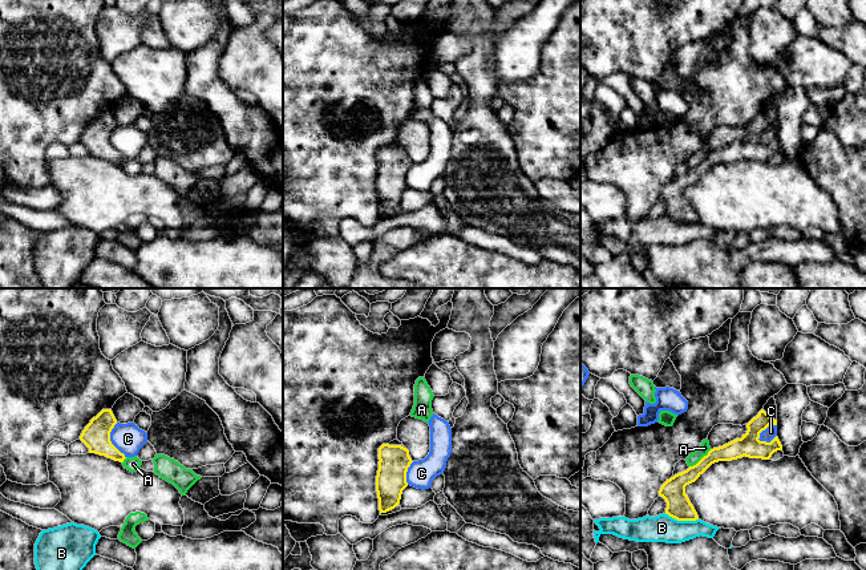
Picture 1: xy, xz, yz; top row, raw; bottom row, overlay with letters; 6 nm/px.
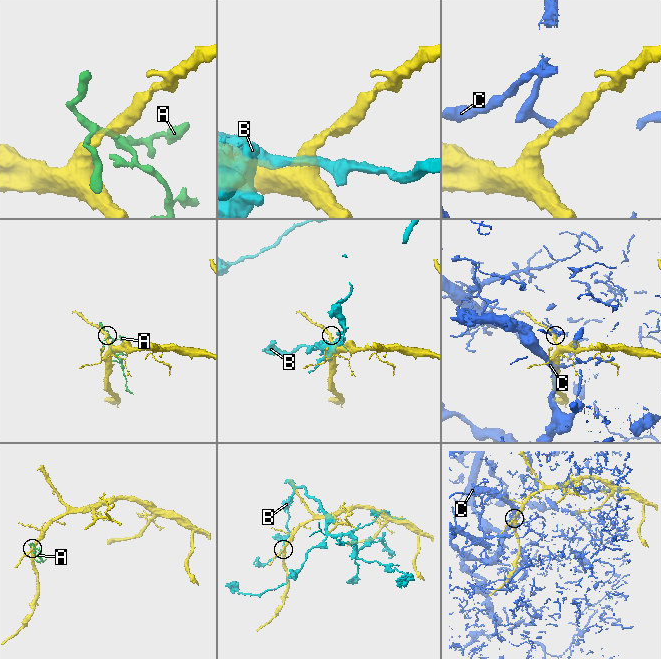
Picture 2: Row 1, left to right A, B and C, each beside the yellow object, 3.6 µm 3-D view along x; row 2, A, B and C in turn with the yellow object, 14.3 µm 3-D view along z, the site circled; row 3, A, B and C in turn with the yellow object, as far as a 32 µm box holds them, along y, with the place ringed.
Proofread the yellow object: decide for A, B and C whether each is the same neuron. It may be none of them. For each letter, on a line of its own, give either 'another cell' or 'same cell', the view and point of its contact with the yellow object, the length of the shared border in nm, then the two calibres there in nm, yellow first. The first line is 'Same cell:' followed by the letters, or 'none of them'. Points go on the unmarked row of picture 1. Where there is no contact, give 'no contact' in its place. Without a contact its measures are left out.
Same cell: none of them
A: another cell | yz (701, 161) | 170 nm | 140/70 nm
B: another cell | yz (682, 222) | 220 nm | 150/160 nm
C: another cell | yz (765, 130) | 150 nm | 140/80 nm

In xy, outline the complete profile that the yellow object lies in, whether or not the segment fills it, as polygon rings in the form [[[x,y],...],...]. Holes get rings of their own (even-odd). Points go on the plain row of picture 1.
[[[102,112],[82,133],[80,142],[89,150],[89,155],[105,158],[124,165],[126,161],[110,143],[110,134],[117,126],[112,112]]]

